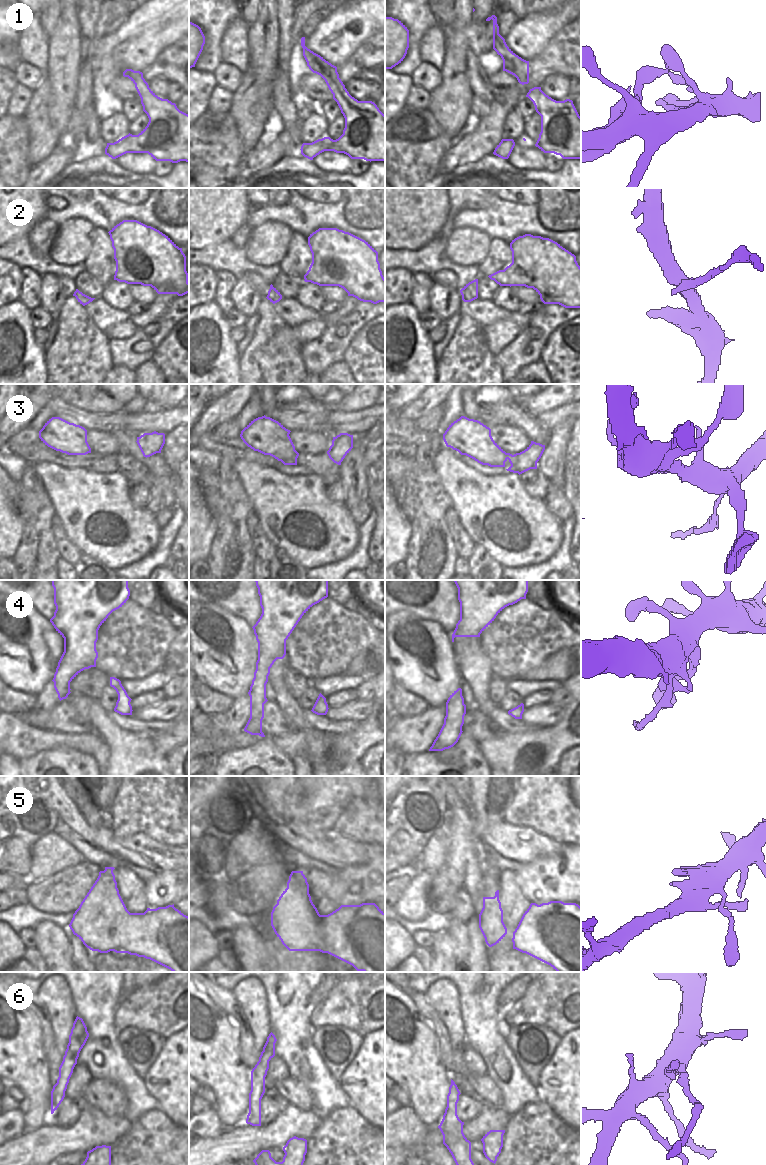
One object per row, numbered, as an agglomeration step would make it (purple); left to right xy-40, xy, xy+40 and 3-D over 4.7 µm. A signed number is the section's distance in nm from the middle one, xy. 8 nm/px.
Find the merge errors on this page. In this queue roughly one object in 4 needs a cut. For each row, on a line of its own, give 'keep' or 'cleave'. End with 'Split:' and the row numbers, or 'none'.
1: keep
2: cleave
3: keep
4: keep
5: keep
6: keep
Split: 2

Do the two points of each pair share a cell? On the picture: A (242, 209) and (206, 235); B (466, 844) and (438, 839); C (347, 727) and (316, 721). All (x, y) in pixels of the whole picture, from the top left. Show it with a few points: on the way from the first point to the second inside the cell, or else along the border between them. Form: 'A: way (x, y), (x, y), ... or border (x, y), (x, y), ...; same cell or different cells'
A: way (233, 209), (215, 226); same cell
B: border (440, 827), (448, 830), (448, 849), (444, 864); different cells
C: way (339, 727), (324, 724); same cell

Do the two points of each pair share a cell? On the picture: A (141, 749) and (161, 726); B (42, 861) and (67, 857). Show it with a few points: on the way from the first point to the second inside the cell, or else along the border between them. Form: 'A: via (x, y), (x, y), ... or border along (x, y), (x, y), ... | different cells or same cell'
A: border along (128, 730), (151, 739) | different cells
B: via (48, 857), (61, 857) | same cell

